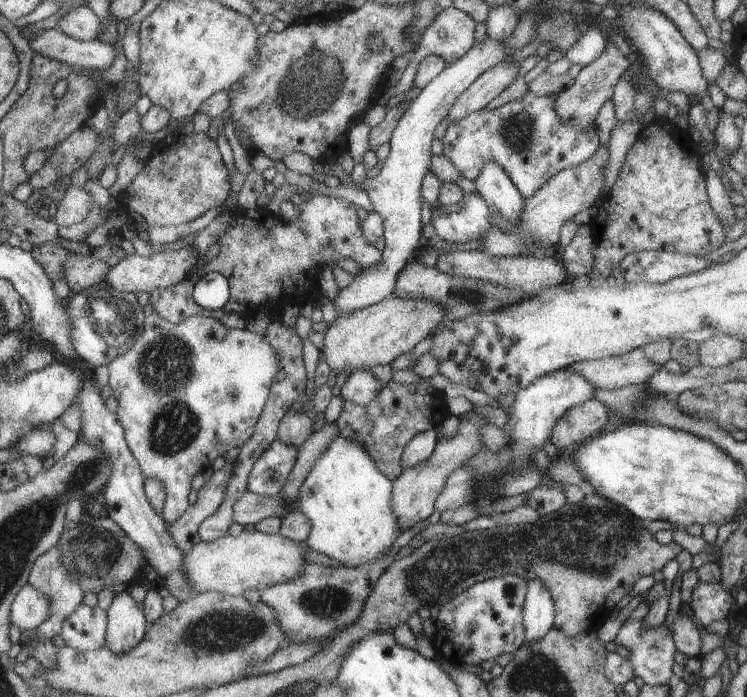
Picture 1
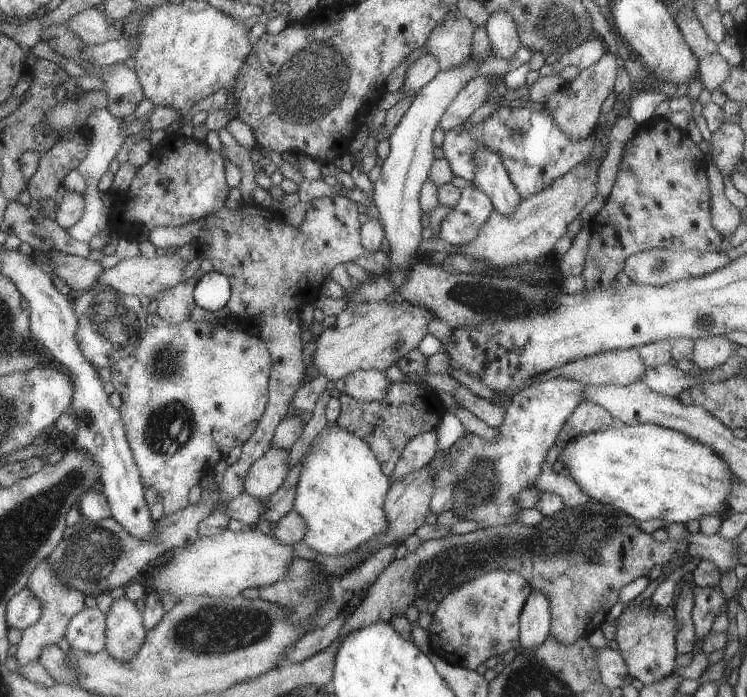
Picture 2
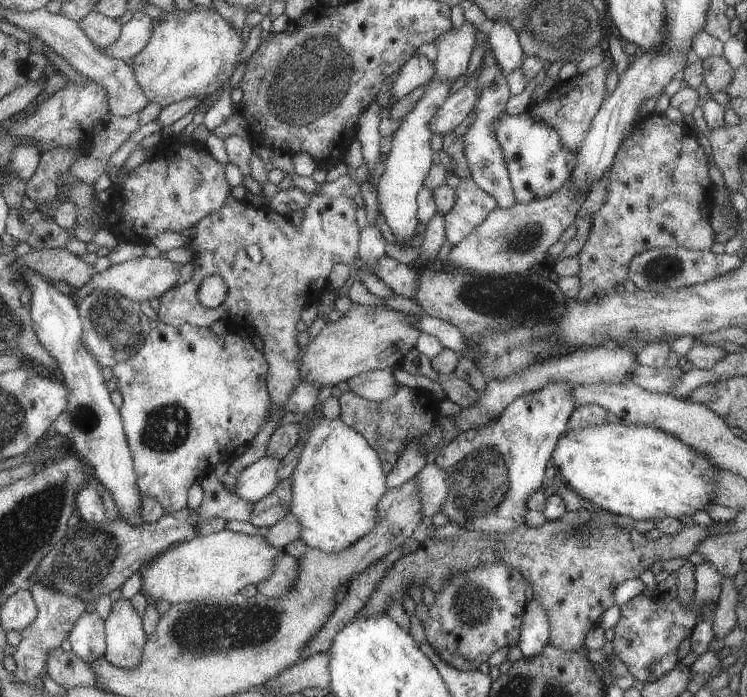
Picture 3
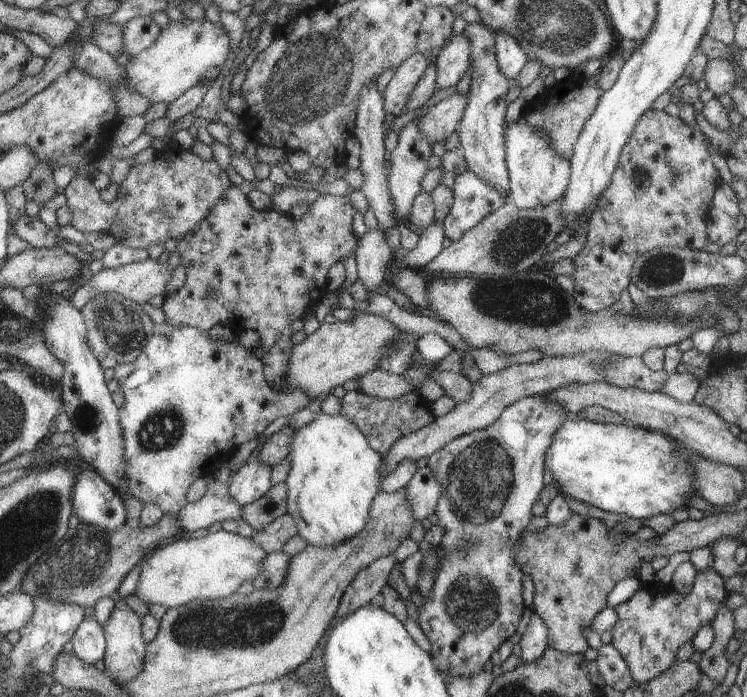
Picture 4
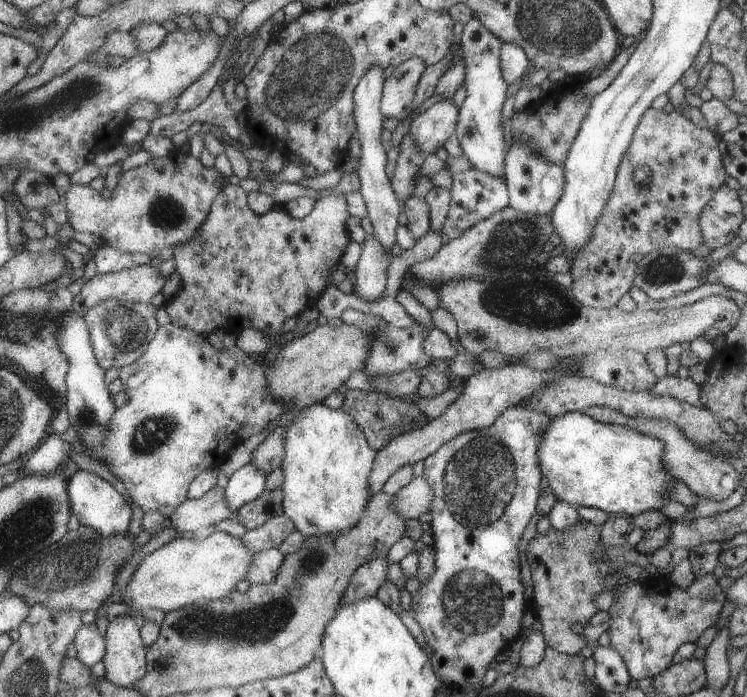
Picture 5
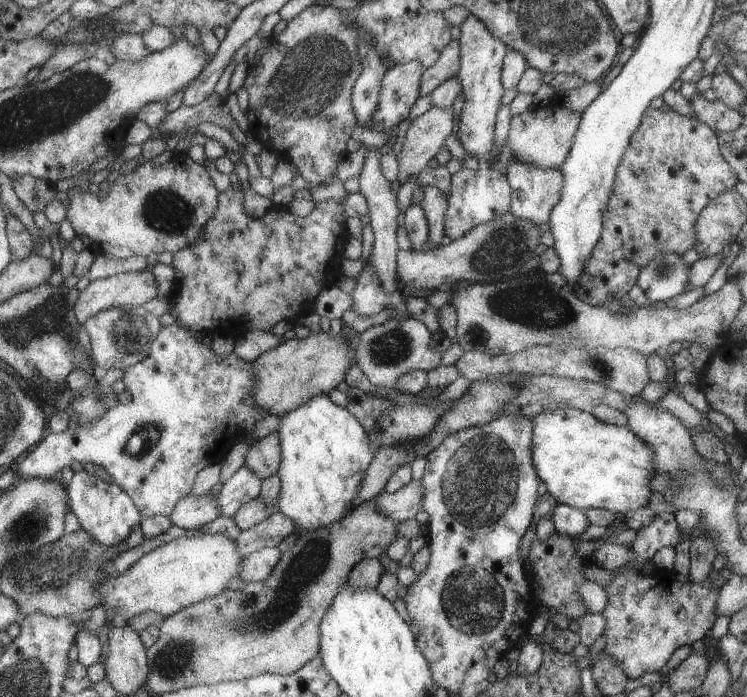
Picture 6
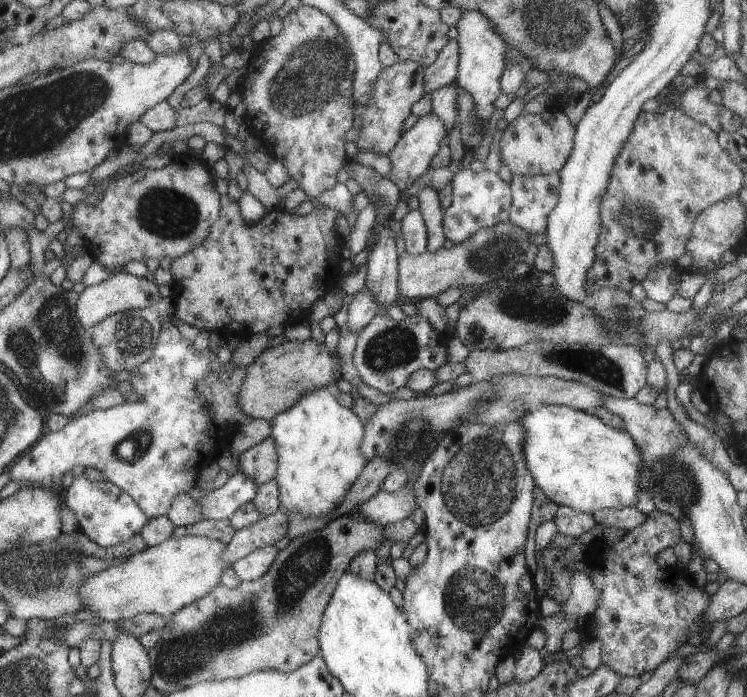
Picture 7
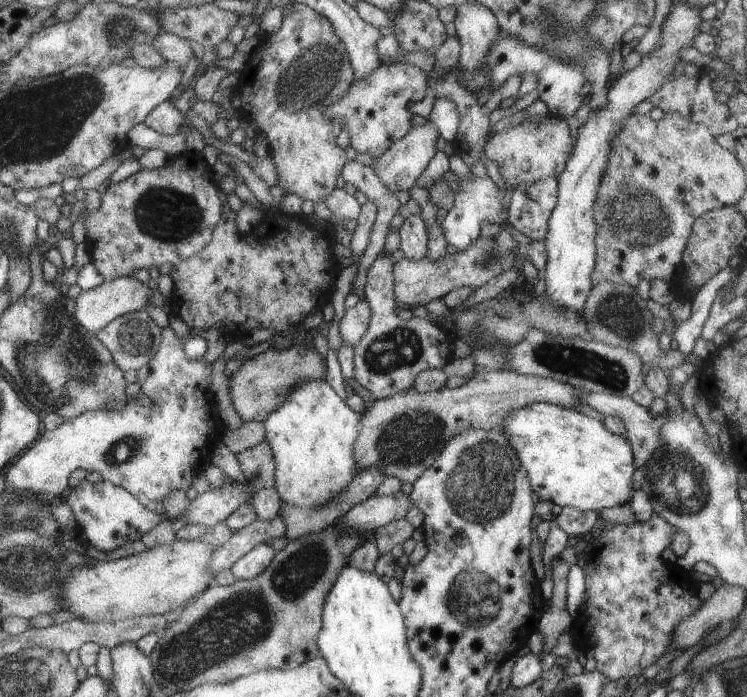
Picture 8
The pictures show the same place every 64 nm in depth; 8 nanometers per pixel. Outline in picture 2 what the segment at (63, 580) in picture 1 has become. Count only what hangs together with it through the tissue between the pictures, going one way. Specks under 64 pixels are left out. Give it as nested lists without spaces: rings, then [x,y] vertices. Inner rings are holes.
[[[45,559],[35,566],[29,579],[26,581],[26,588],[34,594],[35,600],[42,606],[42,615],[35,624],[21,631],[21,640],[17,644],[14,657],[17,666],[27,666],[28,663],[37,662],[39,654],[42,654],[45,646],[55,646],[59,640],[66,635],[67,624],[84,608],[84,596],[81,592],[65,586],[59,578],[53,576],[53,568],[45,562]]]

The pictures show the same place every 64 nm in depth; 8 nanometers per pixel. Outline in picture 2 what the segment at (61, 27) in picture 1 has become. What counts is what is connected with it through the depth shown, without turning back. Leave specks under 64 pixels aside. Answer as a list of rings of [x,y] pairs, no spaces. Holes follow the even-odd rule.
[[[94,9],[81,10],[66,22],[71,32],[75,32],[85,44],[91,46],[115,40],[122,32],[114,24],[108,24],[102,14]]]

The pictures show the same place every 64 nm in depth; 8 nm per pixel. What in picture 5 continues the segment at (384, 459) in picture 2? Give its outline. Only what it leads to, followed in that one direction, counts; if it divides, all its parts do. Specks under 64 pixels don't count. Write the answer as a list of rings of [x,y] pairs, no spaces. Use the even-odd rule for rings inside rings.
[[[347,389],[340,410],[347,413],[355,421],[355,424],[358,424],[359,428],[366,433],[366,440],[375,452],[385,447],[396,436],[421,428],[430,420],[424,414],[422,415],[417,409],[417,405],[408,396],[387,396],[375,391]]]

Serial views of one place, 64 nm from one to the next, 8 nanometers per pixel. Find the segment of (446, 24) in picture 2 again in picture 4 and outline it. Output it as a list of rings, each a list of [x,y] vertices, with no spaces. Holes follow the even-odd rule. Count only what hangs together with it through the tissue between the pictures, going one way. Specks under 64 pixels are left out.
[[[462,33],[454,34],[435,57],[436,88],[454,86],[470,65],[470,40]]]

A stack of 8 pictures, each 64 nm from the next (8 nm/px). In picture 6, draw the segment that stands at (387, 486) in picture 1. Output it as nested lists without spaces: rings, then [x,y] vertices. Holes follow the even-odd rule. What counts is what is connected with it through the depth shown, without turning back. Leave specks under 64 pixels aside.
[[[315,395],[313,399],[309,400],[303,406],[294,408],[293,411],[289,411],[281,416],[281,420],[275,431],[279,436],[281,444],[281,464],[279,464],[276,471],[280,480],[280,488],[276,500],[278,501],[279,512],[290,518],[299,529],[302,529],[301,532],[314,531],[316,528],[329,527],[330,525],[339,523],[344,517],[350,514],[352,508],[355,508],[355,506],[351,506],[352,501],[358,496],[360,483],[374,456],[373,450],[368,445],[368,436],[365,436],[363,429],[360,422],[355,420],[355,417],[350,412],[347,412],[345,407],[333,404],[330,401],[329,395]]]

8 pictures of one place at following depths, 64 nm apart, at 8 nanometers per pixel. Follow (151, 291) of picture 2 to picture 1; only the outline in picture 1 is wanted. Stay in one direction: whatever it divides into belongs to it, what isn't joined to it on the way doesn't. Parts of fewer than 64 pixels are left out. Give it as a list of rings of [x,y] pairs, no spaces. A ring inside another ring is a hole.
[[[188,247],[179,248],[174,252],[158,252],[155,249],[149,257],[129,255],[120,259],[115,266],[108,268],[104,281],[111,285],[111,288],[117,289],[118,292],[135,294],[145,292],[149,294],[155,289],[168,288],[179,283],[182,279],[186,279],[197,258],[197,252]]]

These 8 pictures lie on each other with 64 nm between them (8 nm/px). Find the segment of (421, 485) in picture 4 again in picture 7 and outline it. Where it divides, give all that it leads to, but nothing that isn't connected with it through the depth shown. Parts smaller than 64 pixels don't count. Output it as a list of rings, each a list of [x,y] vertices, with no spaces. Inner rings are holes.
[[[412,481],[390,493],[379,490],[355,510],[359,511],[366,519],[383,526],[403,520],[410,516],[413,509],[417,508],[411,486],[413,486]]]

